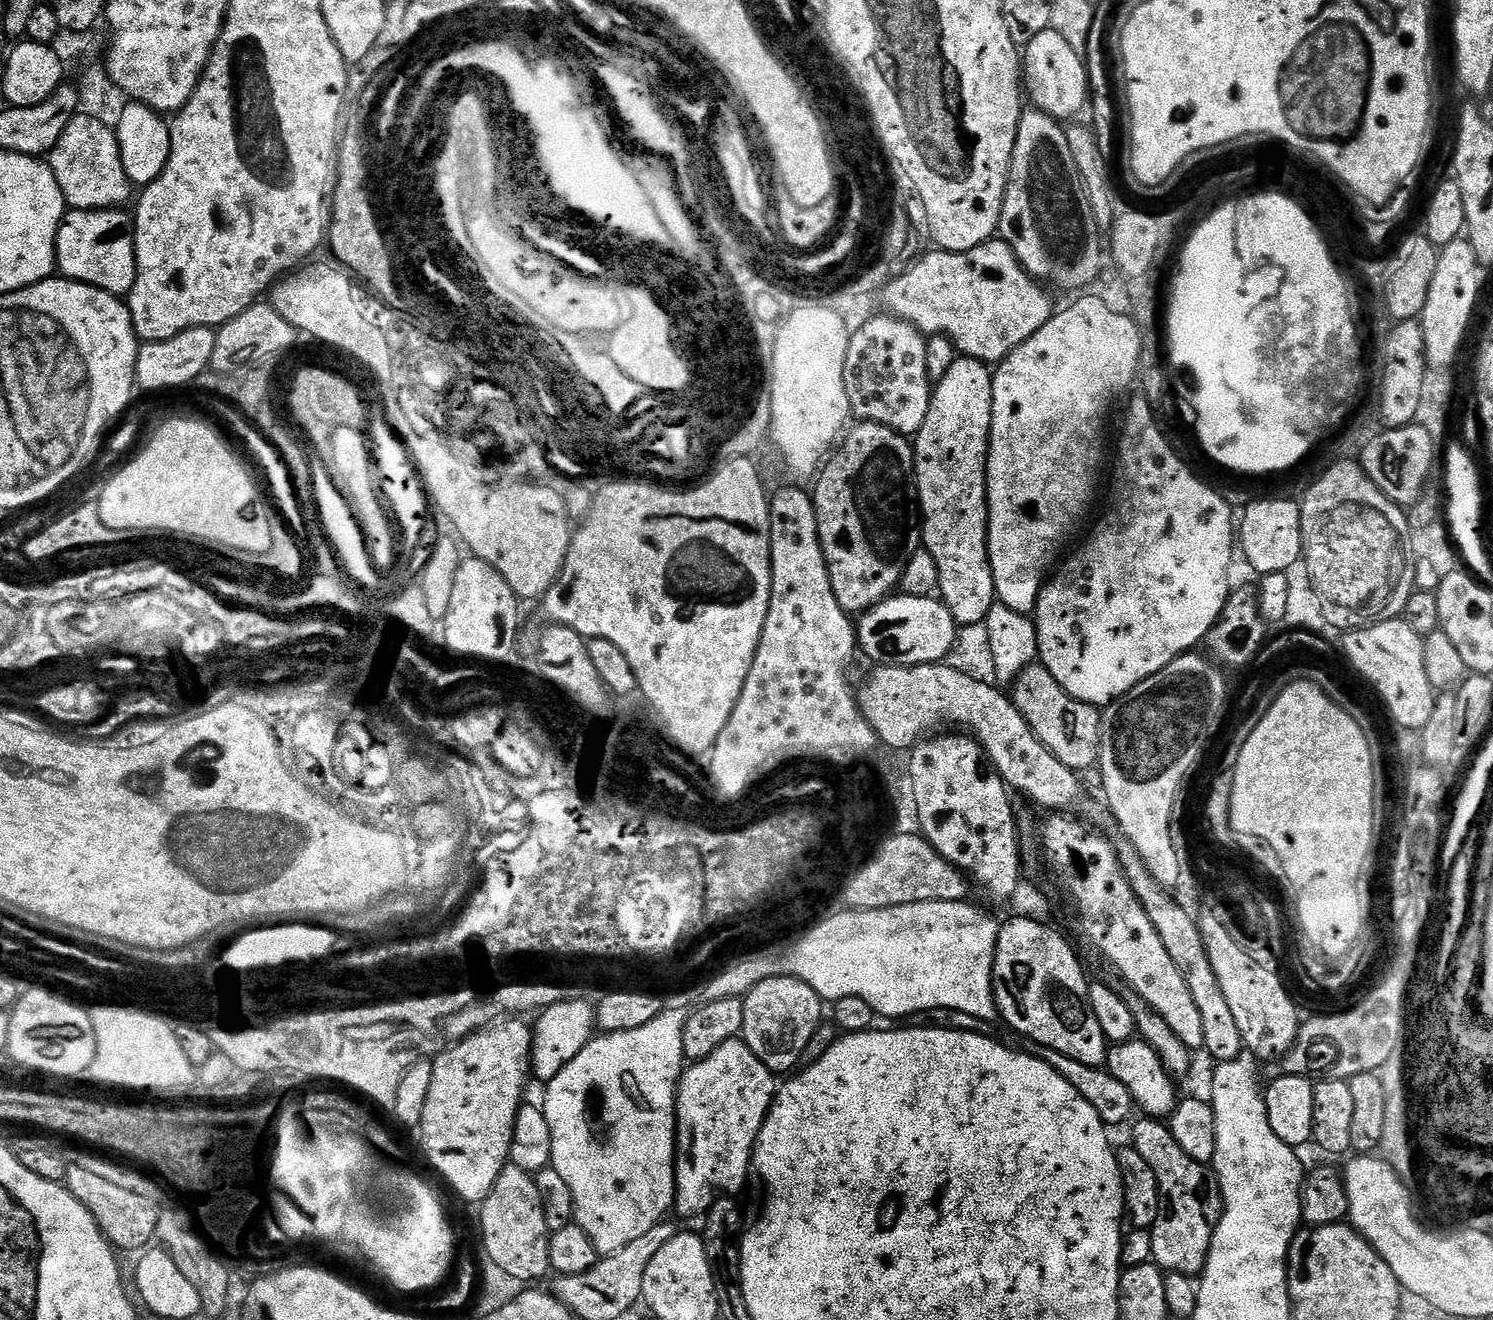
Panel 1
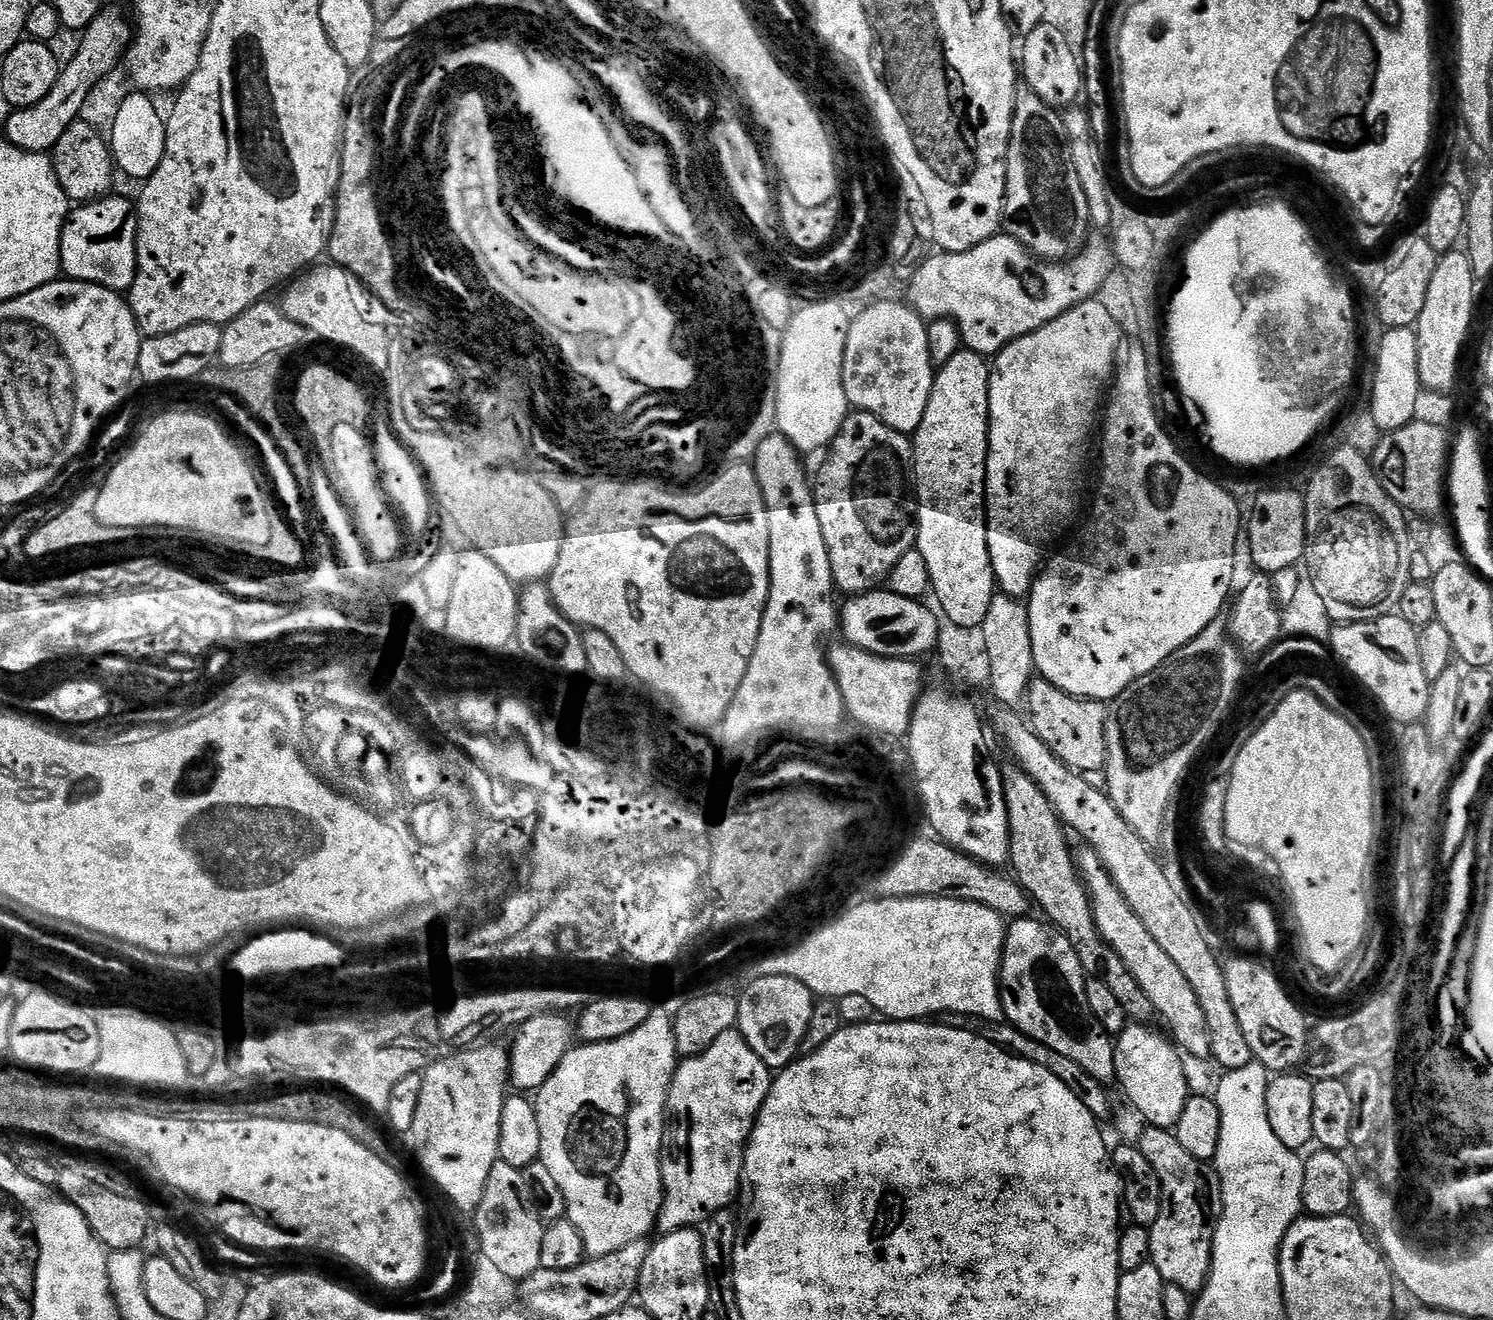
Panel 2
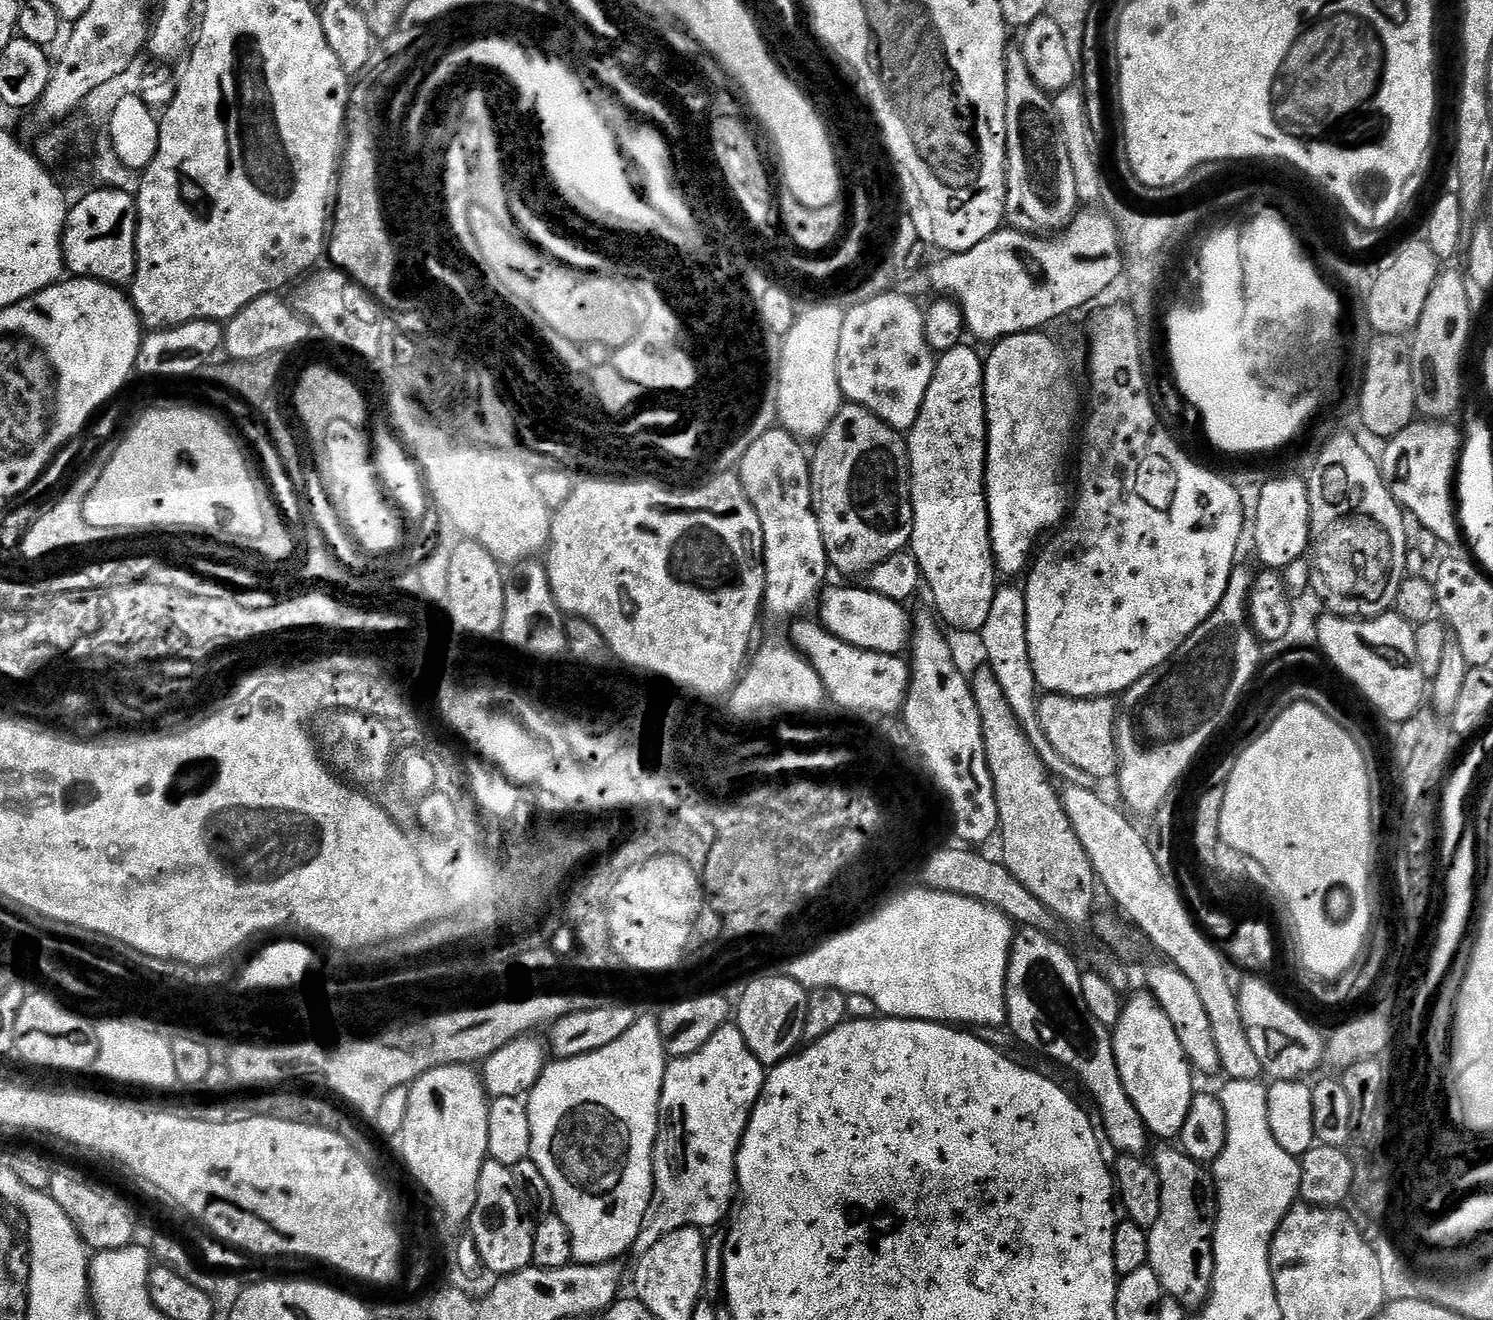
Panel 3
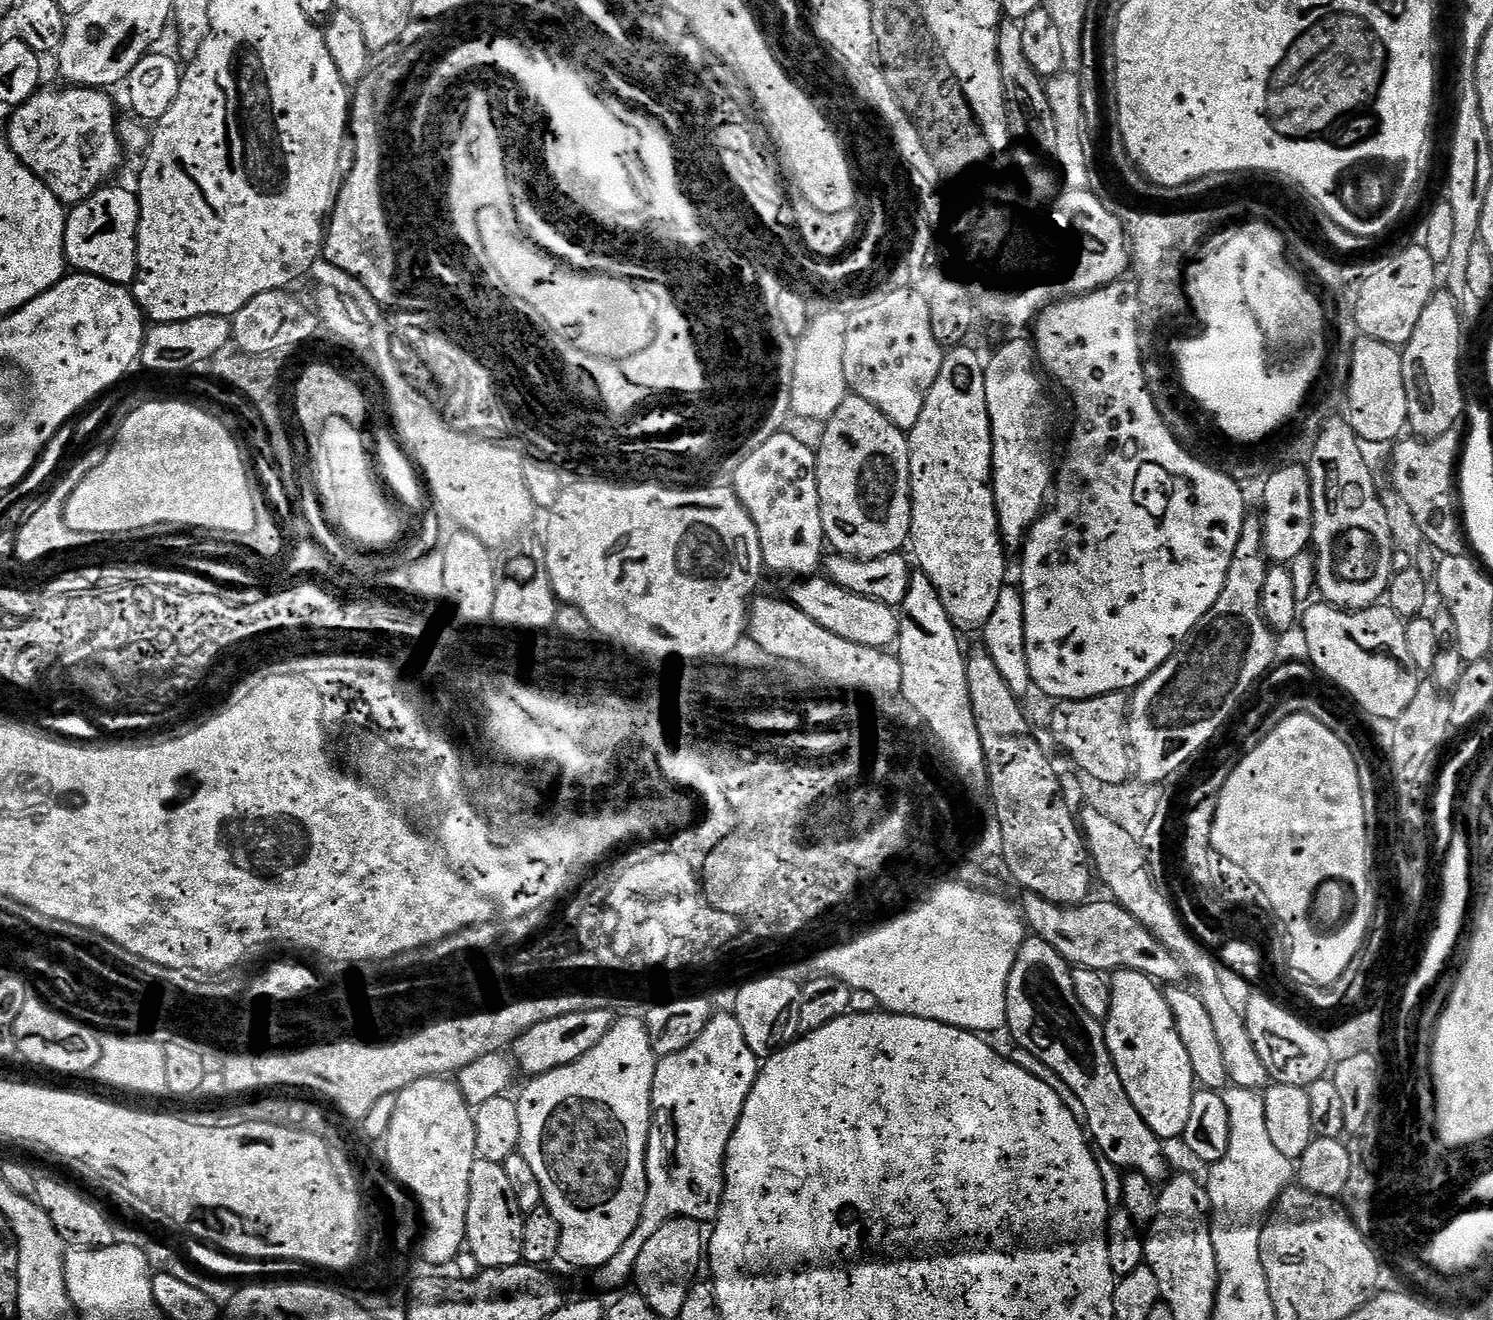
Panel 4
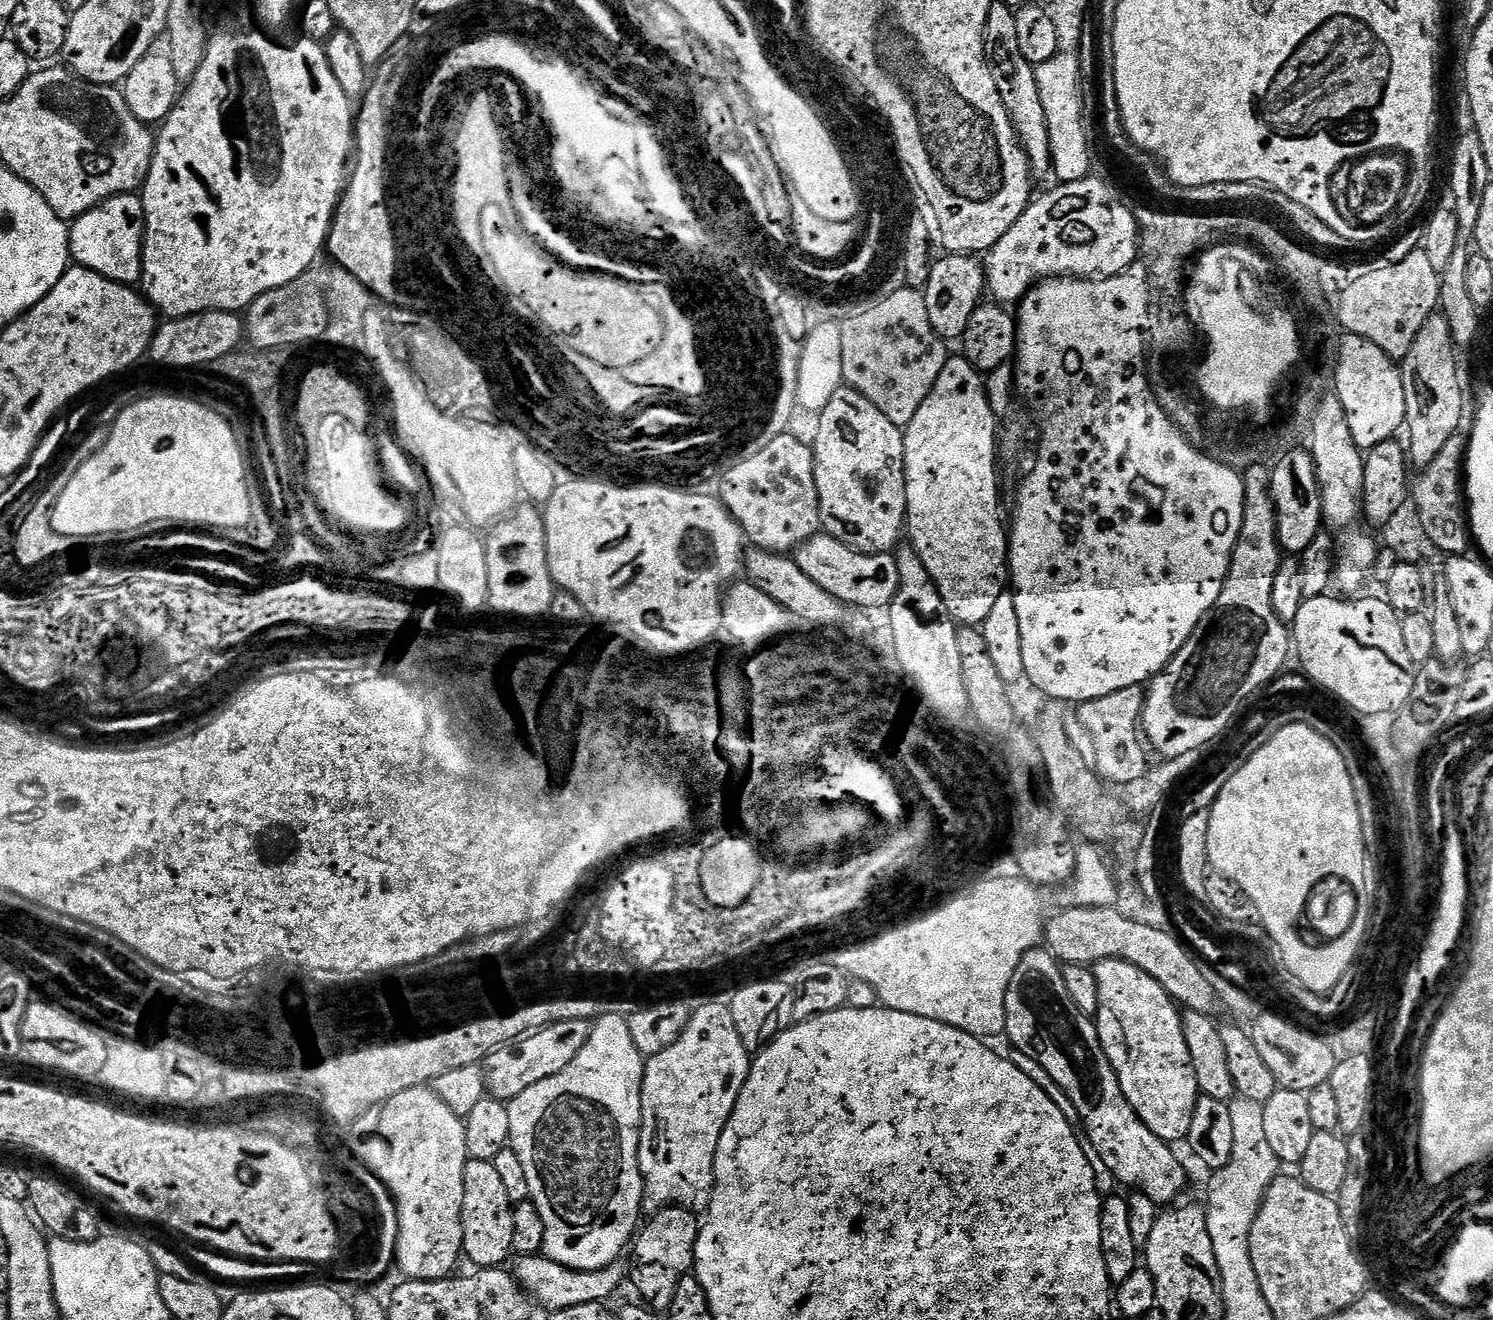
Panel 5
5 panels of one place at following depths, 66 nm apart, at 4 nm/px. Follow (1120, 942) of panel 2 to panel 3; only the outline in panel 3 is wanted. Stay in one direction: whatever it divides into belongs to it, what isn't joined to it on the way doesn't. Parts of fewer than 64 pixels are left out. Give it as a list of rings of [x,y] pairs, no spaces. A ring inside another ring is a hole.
[[[1159,962],[1148,972],[1147,991],[1155,996],[1160,1009],[1174,1022],[1174,1030],[1182,1042],[1182,1050],[1189,1064],[1197,1073],[1204,1076],[1217,1075],[1220,1072],[1218,1045],[1214,1042],[1214,1034],[1210,1031],[1210,1018],[1198,998],[1198,990],[1194,990],[1194,982],[1186,978],[1175,966],[1167,962]]]

